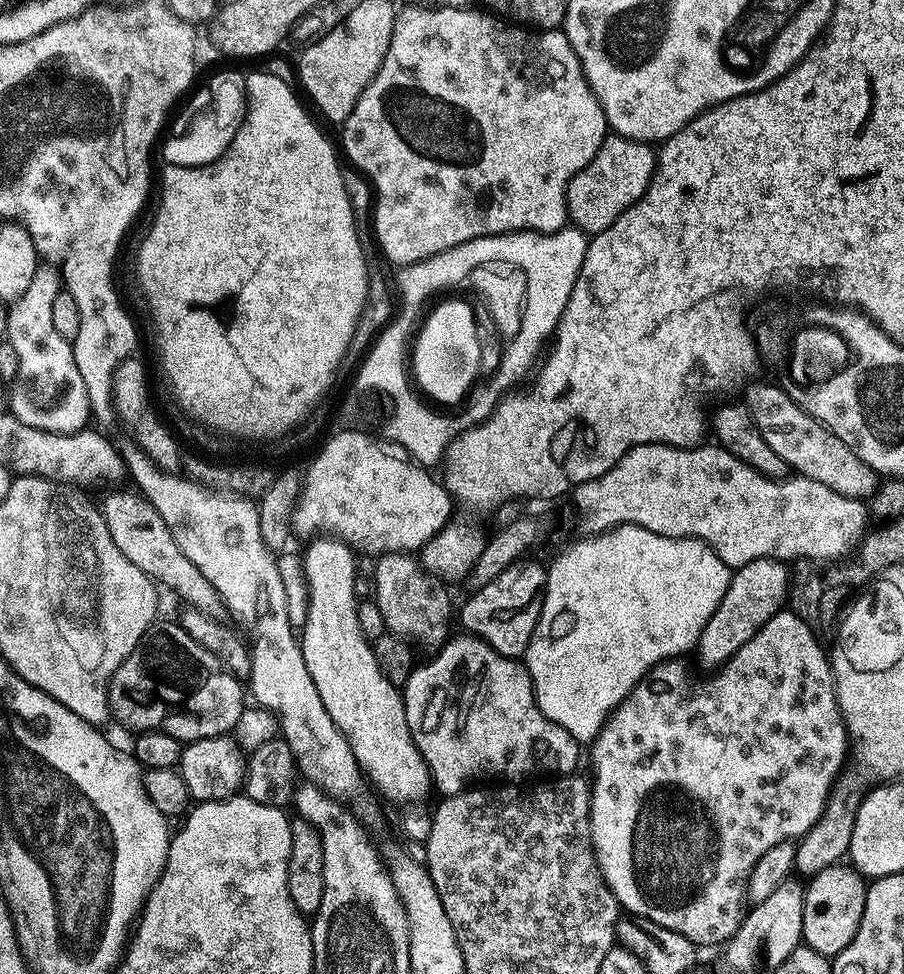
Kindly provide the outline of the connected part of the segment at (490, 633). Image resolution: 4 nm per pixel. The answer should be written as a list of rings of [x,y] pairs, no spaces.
[[[513,566],[502,570],[502,574],[494,578],[494,582],[488,582],[486,586],[475,589],[471,593],[472,597],[458,608],[460,624],[464,627],[461,629],[465,633],[484,640],[498,654],[513,658],[523,657],[528,650],[528,643],[540,617],[539,607],[528,607],[537,603],[548,582],[548,574],[543,567],[520,567]]]

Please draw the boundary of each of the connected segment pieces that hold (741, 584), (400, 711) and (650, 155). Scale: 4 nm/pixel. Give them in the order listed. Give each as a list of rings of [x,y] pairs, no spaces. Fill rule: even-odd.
[[[758,558],[735,569],[726,594],[722,594],[722,602],[718,602],[718,610],[710,614],[710,622],[706,622],[700,635],[701,662],[722,666],[739,648],[746,646],[746,642],[785,607],[789,583],[790,568],[783,560]]]
[[[316,538],[312,545],[305,552],[302,552],[304,565],[304,576],[307,584],[307,605],[308,613],[306,614],[305,624],[302,627],[302,635],[299,637],[300,649],[302,650],[302,658],[306,658],[306,670],[310,670],[310,678],[314,678],[314,686],[318,686],[318,694],[322,698],[322,706],[326,706],[326,714],[330,714],[330,718],[334,718],[334,726],[338,726],[338,730],[342,730],[342,734],[346,738],[346,742],[350,746],[350,750],[354,754],[354,758],[358,762],[361,773],[381,792],[384,796],[396,800],[399,796],[424,796],[433,787],[432,776],[428,773],[428,764],[422,758],[422,754],[418,750],[418,746],[414,742],[414,738],[410,734],[410,726],[406,722],[406,710],[404,709],[405,697],[400,696],[401,689],[390,683],[386,678],[386,674],[382,674],[380,664],[376,660],[376,653],[373,645],[367,636],[362,634],[362,626],[358,626],[358,595],[356,596],[356,556],[357,553],[345,541],[339,538]]]
[[[605,136],[598,154],[574,178],[568,187],[568,218],[585,234],[606,230],[632,204],[644,196],[652,175],[656,173],[658,152],[651,143],[625,136]]]

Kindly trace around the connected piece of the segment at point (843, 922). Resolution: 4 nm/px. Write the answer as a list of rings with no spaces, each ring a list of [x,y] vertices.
[[[841,862],[831,864],[807,881],[804,888],[803,943],[818,954],[834,958],[858,934],[866,906],[868,884],[855,868]]]

